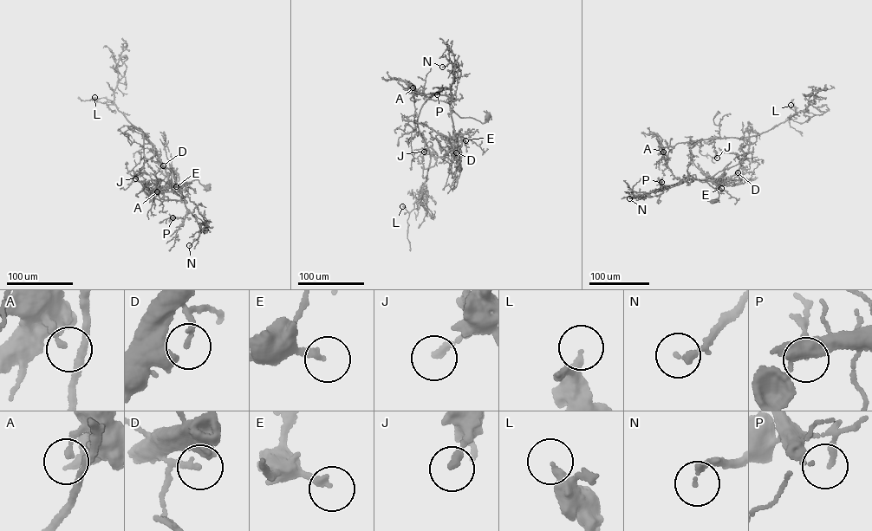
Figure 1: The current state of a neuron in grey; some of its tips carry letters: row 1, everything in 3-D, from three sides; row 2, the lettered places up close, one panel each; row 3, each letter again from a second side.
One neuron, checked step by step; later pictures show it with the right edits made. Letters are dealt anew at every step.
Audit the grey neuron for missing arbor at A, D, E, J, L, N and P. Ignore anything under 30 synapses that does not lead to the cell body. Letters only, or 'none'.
none

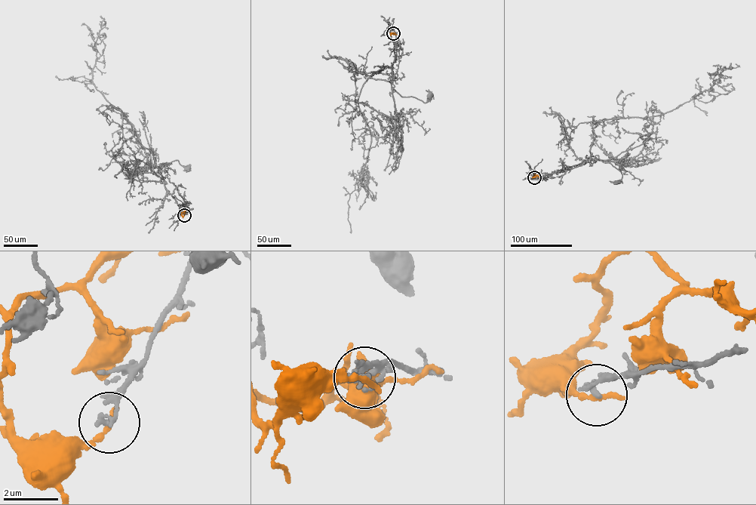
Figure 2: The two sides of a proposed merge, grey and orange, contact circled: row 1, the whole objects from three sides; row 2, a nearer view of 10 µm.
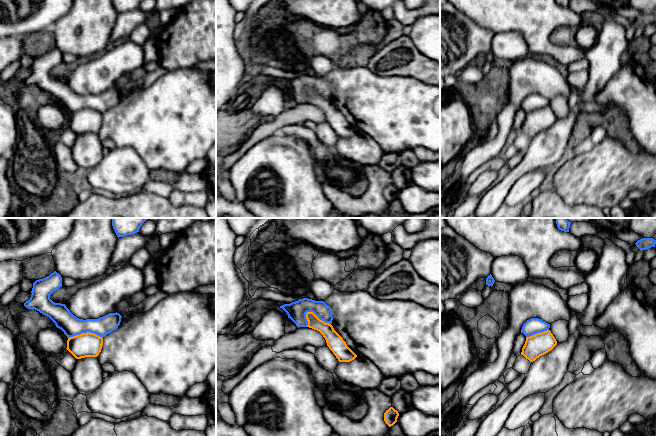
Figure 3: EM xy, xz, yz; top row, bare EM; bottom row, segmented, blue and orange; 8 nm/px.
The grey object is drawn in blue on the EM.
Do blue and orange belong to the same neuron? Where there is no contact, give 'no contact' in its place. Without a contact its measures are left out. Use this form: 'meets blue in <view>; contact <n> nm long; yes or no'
meets blue in xz; contact 220 nm long; no

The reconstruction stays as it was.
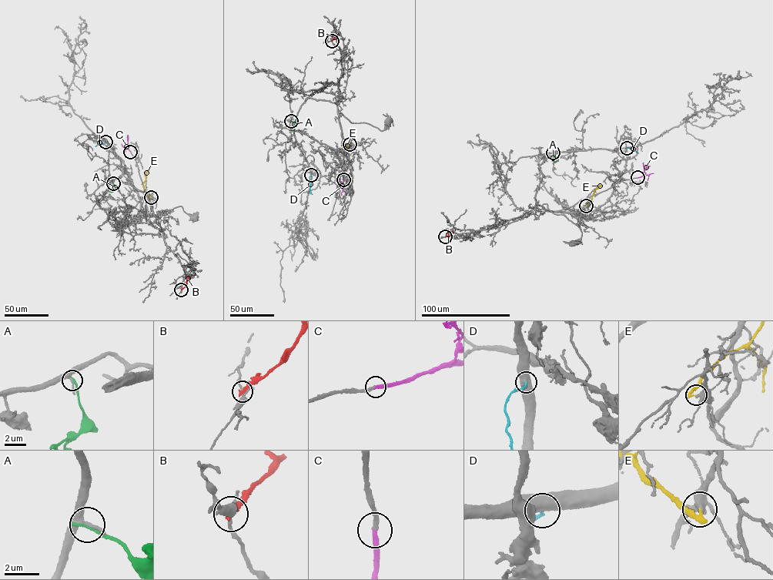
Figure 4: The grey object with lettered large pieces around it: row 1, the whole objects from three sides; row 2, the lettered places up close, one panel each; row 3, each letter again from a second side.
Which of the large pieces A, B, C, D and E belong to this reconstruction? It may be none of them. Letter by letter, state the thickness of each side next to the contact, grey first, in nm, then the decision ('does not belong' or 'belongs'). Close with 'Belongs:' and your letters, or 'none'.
A: calibres 280 and 240 nm; does not belong
B: calibres 180 and 280 nm; does not belong
C: calibres 220 and 280 nm; belongs
D: calibres 600 and 150 nm; belongs
E: calibres 400 and 240 nm; does not belong
Belongs: C, D

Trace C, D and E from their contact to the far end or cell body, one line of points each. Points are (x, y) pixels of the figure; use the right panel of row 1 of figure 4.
C: (637, 177), (644, 176), (644, 168), (650, 165)
D: (627, 148), (638, 153)
E: (586, 206), (594, 190), (601, 186)

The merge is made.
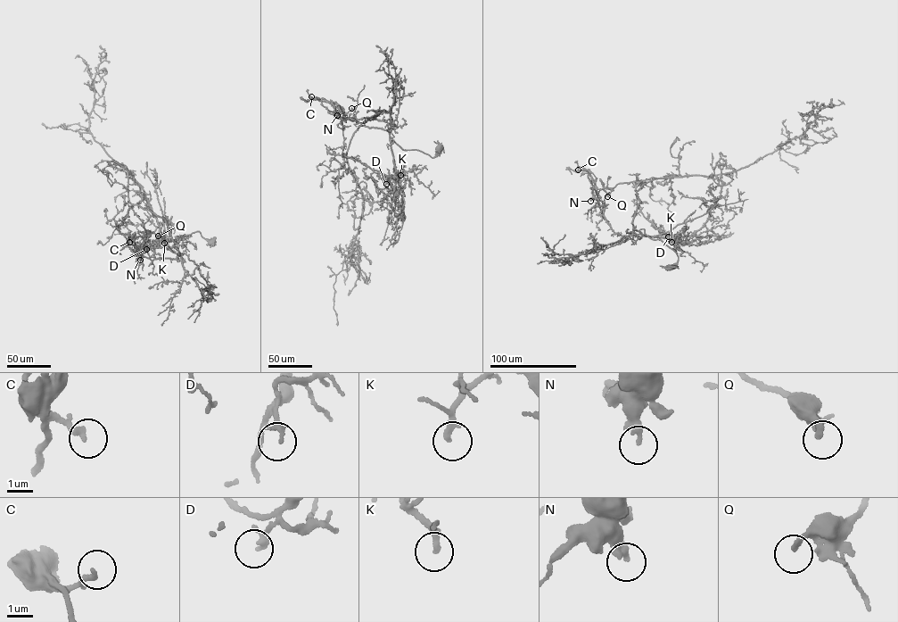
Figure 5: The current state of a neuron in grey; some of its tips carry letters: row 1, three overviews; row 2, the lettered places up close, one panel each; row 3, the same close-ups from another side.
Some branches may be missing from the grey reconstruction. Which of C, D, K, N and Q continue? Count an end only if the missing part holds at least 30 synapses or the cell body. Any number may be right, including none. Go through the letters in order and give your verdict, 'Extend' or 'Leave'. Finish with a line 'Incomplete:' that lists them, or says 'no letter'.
C: Leave
D: Leave
K: Extend
N: Leave
Q: Leave
Incomplete: K

